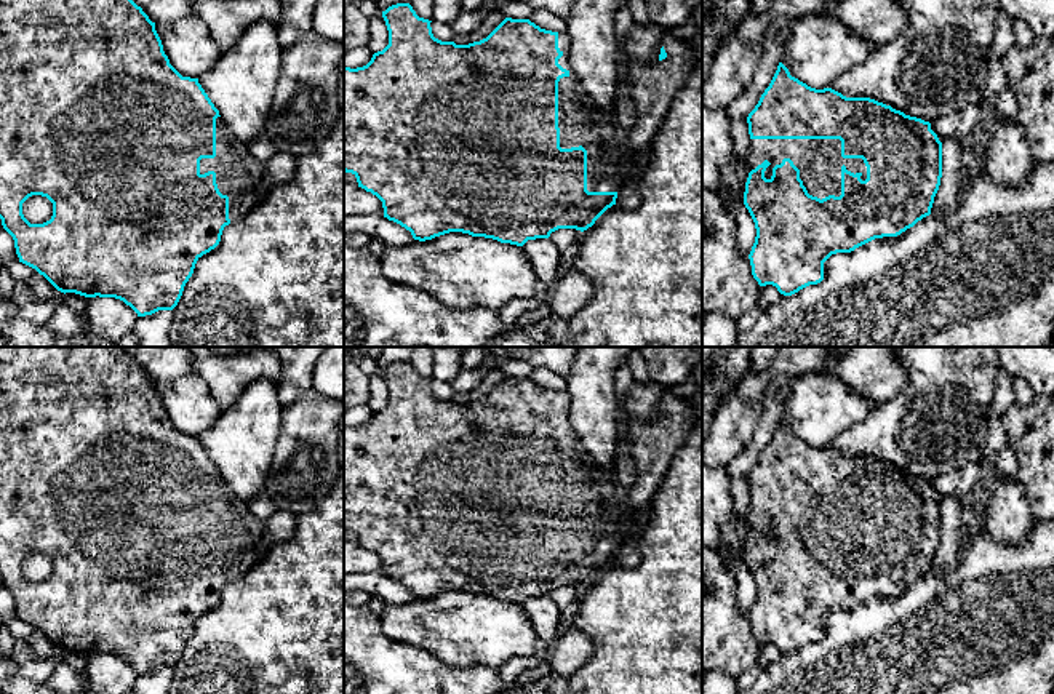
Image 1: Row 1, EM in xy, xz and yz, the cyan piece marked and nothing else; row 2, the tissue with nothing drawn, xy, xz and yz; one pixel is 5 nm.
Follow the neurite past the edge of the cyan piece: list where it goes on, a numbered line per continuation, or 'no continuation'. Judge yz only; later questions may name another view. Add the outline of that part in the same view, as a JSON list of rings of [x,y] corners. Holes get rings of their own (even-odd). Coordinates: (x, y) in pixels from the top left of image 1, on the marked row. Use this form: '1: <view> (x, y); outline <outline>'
1: yz (819, 160); outline [[[750,139],[749,170],[755,170],[765,160],[774,168],[784,158],[790,158],[800,170],[800,179],[808,193],[817,198],[841,195],[841,166],[851,173],[860,173],[867,179],[867,166],[862,158],[843,158],[840,139]]]

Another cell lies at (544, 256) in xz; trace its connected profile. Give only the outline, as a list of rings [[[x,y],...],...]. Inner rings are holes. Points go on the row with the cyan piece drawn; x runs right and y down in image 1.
[[[550,238],[528,240],[523,245],[537,280],[552,286],[560,277],[560,248]]]

